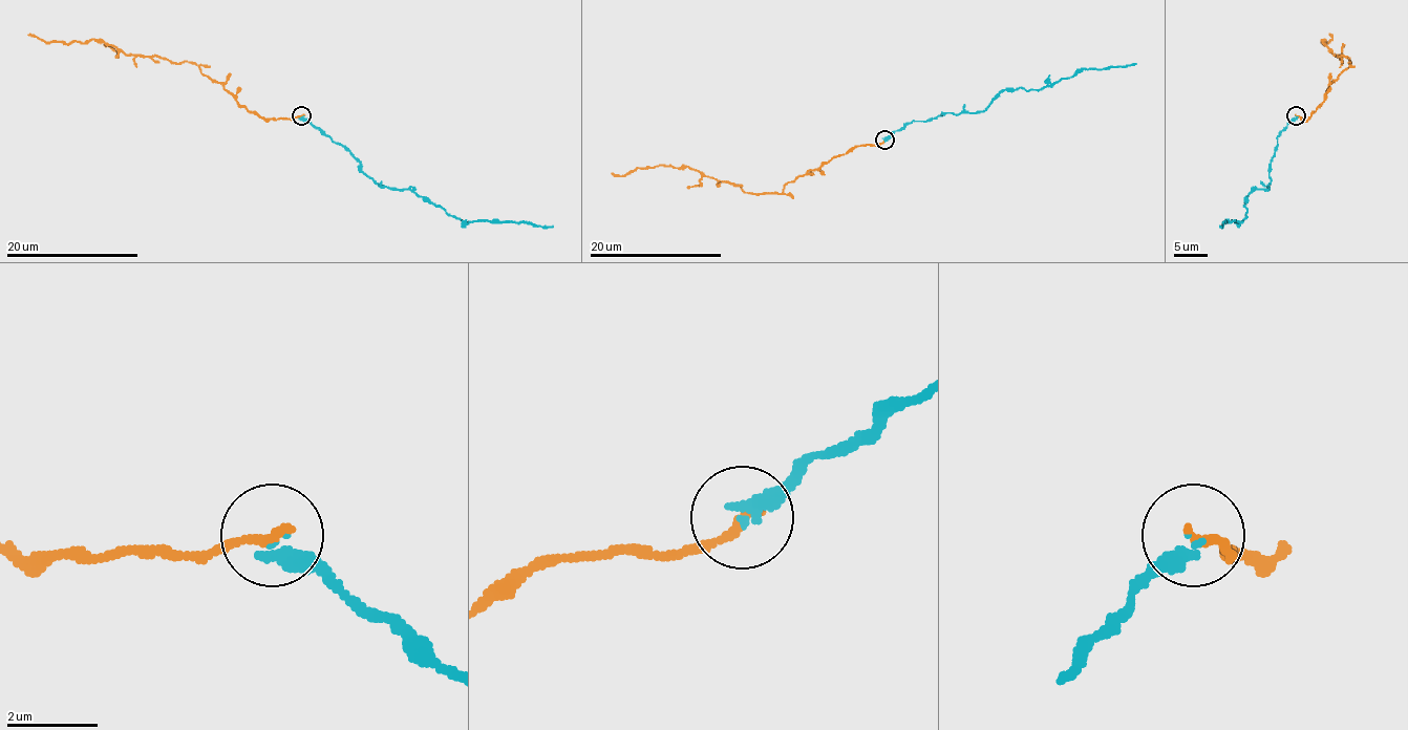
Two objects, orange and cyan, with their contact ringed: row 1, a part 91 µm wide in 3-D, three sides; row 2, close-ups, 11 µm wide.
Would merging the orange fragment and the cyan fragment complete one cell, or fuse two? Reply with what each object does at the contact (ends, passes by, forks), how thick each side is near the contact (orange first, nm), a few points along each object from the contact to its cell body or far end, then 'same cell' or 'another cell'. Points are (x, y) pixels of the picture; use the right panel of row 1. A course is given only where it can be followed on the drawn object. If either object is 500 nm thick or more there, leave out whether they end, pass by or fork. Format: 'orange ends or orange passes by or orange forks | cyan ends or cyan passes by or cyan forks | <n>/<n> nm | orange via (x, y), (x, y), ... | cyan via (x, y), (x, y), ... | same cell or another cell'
orange ends | cyan ends | 240/240 nm | orange via (1297, 115), (1308, 119), (1349, 64), (1324, 40), (1321, 43), (1331, 40), (1329, 35) | cyan via (1297, 117), (1277, 136), (1266, 190), (1254, 190), (1245, 197), (1246, 213), (1242, 220), (1225, 220), (1219, 228) | same cell

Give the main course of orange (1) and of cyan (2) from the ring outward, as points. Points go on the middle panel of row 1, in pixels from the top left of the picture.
1: (884, 141), (855, 145), (789, 181), (780, 193), (747, 193), (687, 167), (612, 173)
2: (884, 141), (913, 121), (984, 110), (1005, 89), (1043, 89), (1085, 69), (1135, 63)

